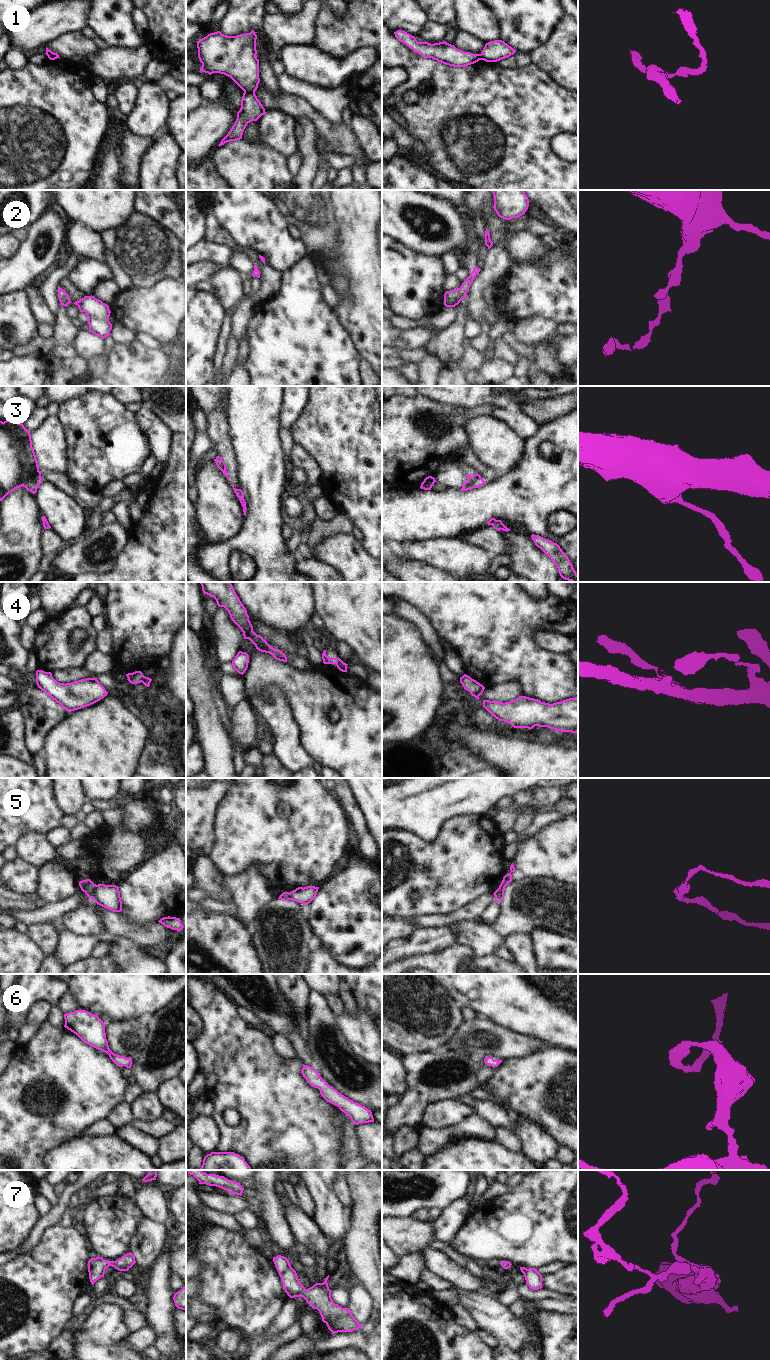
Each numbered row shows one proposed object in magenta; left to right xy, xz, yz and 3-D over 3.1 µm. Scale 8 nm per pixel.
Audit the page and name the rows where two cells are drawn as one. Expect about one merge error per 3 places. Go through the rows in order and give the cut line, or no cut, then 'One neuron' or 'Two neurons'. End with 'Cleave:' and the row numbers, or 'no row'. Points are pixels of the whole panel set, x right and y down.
1: Split along xz (244, 91), (254, 93). Two neurons
2: No split. One neuron
3: No split. One neuron
4: Split along xy (144, 676), (141, 681). Two neurons
5: Split along xy (97, 885), (90, 897). Two neurons
6: No split. One neuron
7: No split. One neuron
Cleave: 1, 4, 5.

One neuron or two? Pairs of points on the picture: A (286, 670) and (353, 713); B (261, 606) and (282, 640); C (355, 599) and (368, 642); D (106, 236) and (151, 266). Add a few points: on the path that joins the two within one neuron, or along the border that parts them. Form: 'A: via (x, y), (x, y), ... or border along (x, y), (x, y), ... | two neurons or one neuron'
A: via (303, 687), (307, 691), (330, 691), (336, 697) | one neuron
B: border along (252, 615), (280, 628), (292, 637) | two neurons
C: via (366, 610), (368, 612), (368, 631) | one neuron
D: border along (116, 230), (116, 240), (111, 250) | two neurons

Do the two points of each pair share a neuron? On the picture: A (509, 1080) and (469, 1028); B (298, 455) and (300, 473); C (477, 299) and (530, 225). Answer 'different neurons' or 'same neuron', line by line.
A: different neurons
B: different neurons
C: same neuron

